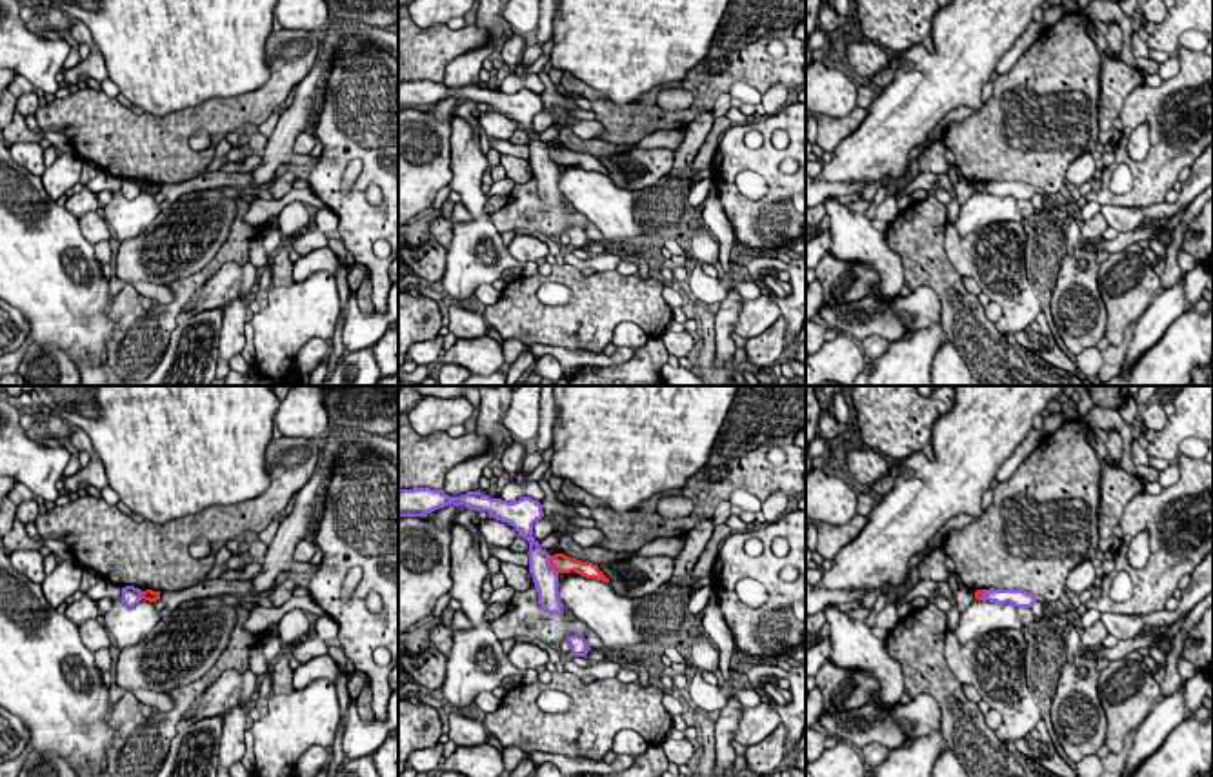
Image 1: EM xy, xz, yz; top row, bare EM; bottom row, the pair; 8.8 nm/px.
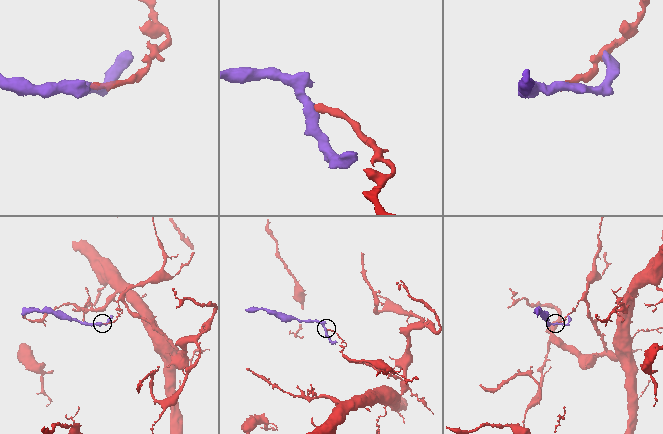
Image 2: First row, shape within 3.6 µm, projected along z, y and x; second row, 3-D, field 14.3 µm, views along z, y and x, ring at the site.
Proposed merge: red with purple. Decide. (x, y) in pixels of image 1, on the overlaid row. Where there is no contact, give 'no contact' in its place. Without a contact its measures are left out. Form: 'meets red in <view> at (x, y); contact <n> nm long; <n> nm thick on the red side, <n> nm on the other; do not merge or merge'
meets red in xz at (550, 563); contact 190 nm long; 170 nm thick on the red side, 220 nm on the other; do not merge

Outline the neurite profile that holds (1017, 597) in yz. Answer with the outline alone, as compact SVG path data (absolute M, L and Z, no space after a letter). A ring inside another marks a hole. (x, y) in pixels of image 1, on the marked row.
M984 590L984 595L980 600L989 600L997 604L1013 604L1017 608L1031 608L1037 602L1037 597L1024 590Z

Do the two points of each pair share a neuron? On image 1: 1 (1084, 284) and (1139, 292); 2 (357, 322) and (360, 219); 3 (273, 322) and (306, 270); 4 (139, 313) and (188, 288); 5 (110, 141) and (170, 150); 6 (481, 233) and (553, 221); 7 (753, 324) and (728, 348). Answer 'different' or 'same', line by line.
1: different
2: different
3: different
4: same
5: same
6: different
7: different

